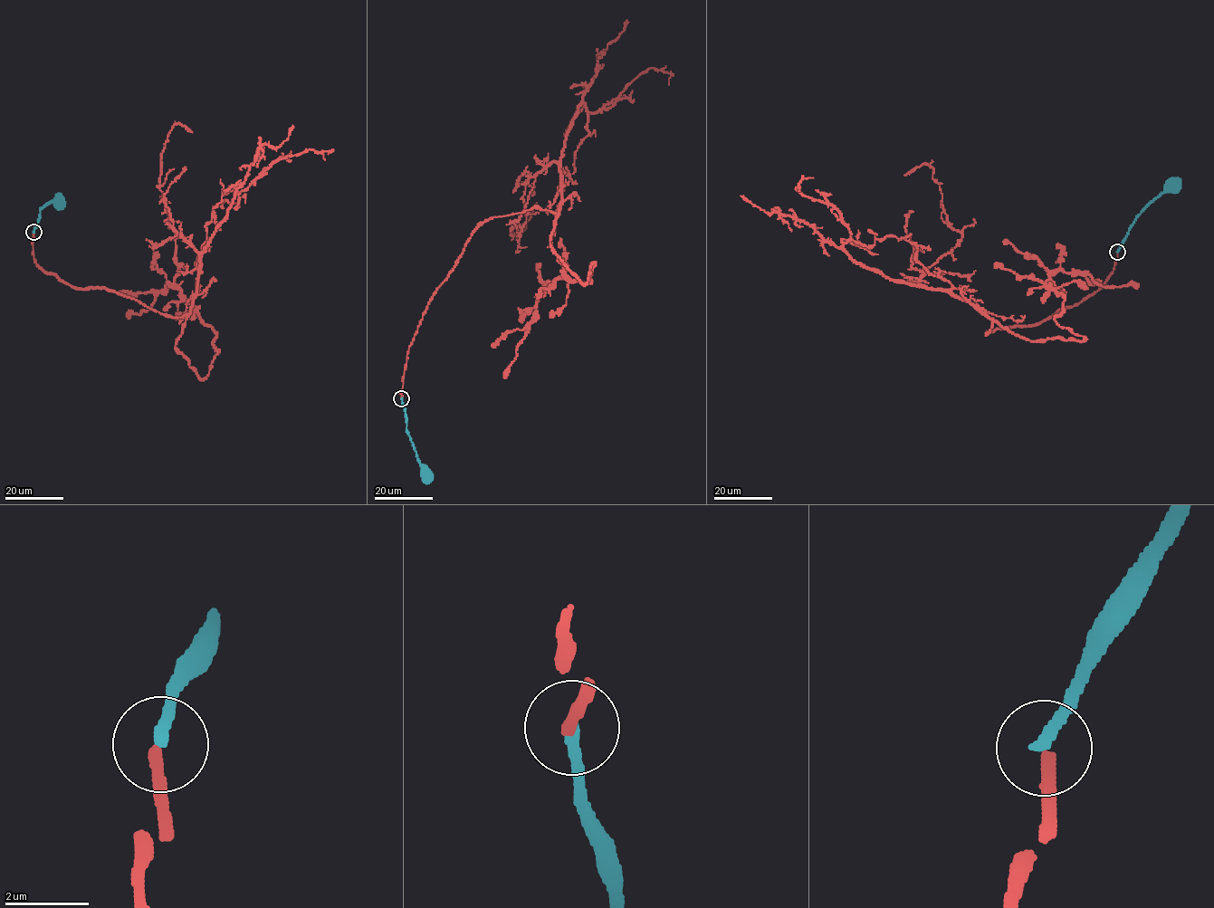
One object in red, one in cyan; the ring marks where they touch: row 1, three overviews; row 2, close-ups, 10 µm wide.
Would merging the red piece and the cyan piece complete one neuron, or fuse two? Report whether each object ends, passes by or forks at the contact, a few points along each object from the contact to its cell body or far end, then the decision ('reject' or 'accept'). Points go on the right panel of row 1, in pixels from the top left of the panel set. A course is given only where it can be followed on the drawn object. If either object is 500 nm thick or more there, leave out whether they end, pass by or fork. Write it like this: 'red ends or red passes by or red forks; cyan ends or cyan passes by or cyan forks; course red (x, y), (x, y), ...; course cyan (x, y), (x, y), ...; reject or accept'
red ends; cyan ends; course red (1117, 252), (1086, 298), (987, 334), (1084, 339), (1055, 318), (1059, 271), (1139, 283); course cyan (1117, 252), (1136, 218), (1175, 184); reject

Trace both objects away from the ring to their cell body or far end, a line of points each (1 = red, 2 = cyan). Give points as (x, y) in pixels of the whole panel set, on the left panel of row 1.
1: (33, 233), (38, 267), (63, 281), (187, 315), (175, 348), (207, 376), (216, 333), (178, 289), (127, 314)
2: (33, 232), (39, 219), (39, 209), (50, 202), (60, 201)

